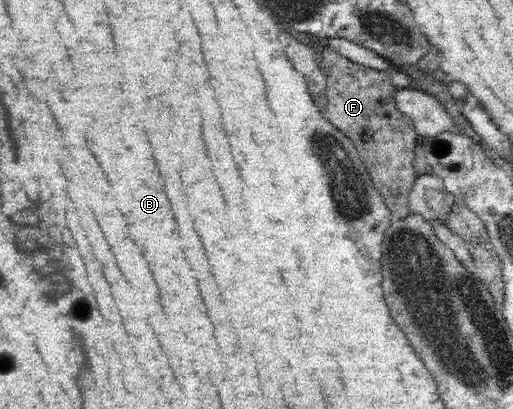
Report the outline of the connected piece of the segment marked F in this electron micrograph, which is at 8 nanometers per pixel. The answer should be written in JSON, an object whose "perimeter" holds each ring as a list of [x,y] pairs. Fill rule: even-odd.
{"perimeter":[[[327,47],[327,54],[322,54],[323,60],[319,64],[320,71],[326,75],[326,97],[327,105],[323,112],[328,120],[337,129],[351,139],[356,150],[366,166],[368,174],[371,176],[375,189],[383,196],[384,202],[388,205],[392,213],[392,221],[403,219],[409,214],[408,197],[415,183],[417,173],[413,168],[415,159],[415,146],[421,140],[414,125],[395,105],[393,93],[396,91],[395,85],[391,82],[391,76],[387,70],[373,69],[355,63],[338,53],[333,47]]]}

